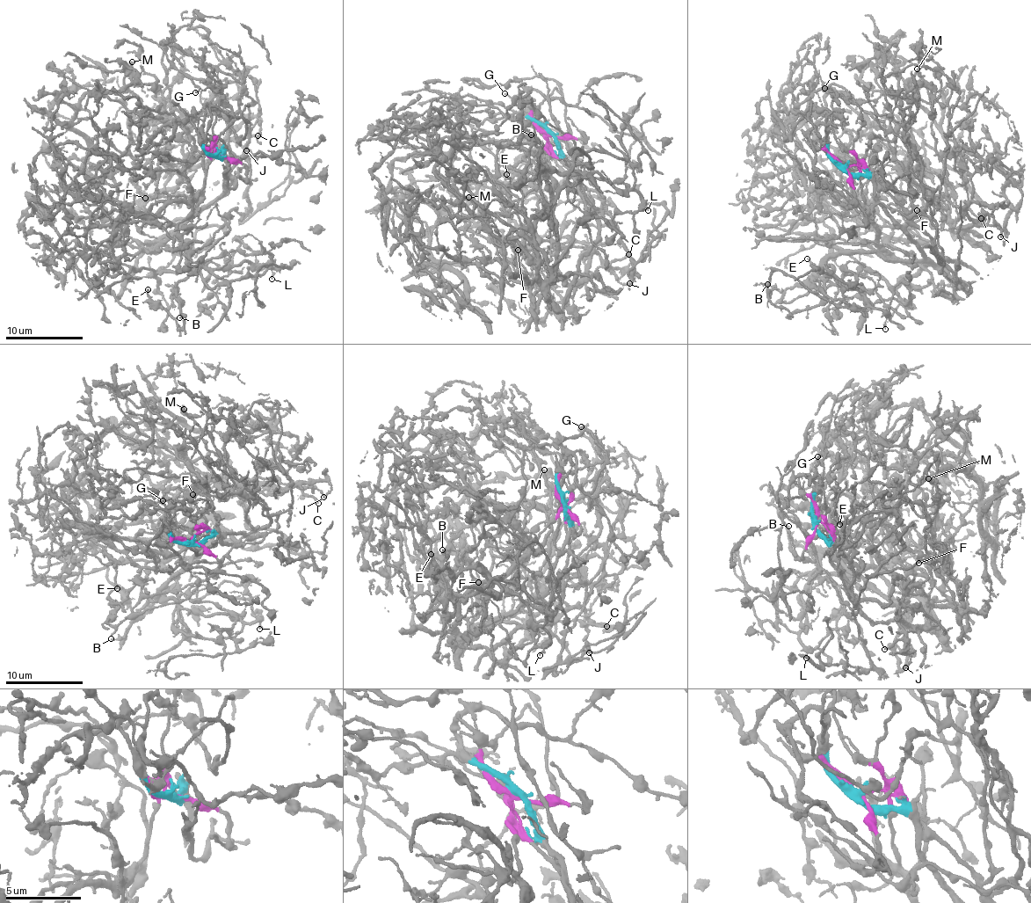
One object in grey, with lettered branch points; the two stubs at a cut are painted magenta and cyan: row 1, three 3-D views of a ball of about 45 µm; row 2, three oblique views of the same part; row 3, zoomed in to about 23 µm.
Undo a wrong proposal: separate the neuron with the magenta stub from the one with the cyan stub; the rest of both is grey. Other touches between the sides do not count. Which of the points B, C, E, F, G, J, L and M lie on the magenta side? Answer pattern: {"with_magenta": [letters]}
{"with_magenta": ["C", "F", "G", "J", "M"]}

